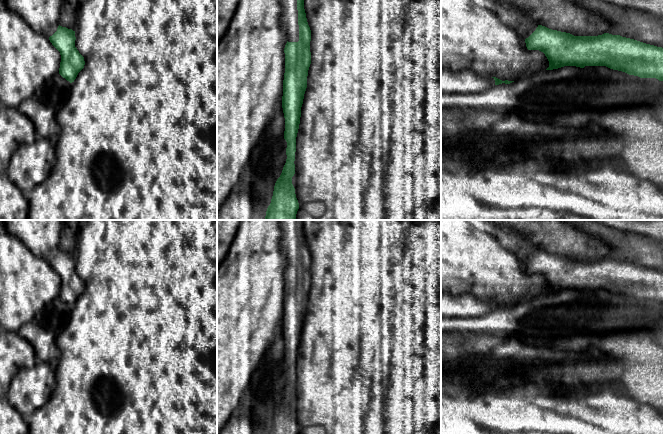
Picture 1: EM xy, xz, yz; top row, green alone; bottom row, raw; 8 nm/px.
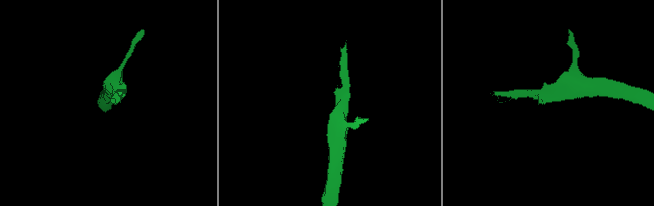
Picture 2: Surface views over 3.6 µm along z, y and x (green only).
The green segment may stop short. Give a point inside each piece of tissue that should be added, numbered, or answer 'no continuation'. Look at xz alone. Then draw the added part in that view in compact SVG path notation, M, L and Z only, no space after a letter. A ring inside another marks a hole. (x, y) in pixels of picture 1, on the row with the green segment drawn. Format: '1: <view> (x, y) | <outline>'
1: xz (289, 18) | M280 0L282 14L280 25L286 31L288 42L299 41L297 0Z

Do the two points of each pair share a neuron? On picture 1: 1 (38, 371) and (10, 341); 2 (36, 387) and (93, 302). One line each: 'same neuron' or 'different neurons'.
1: different neurons
2: different neurons

